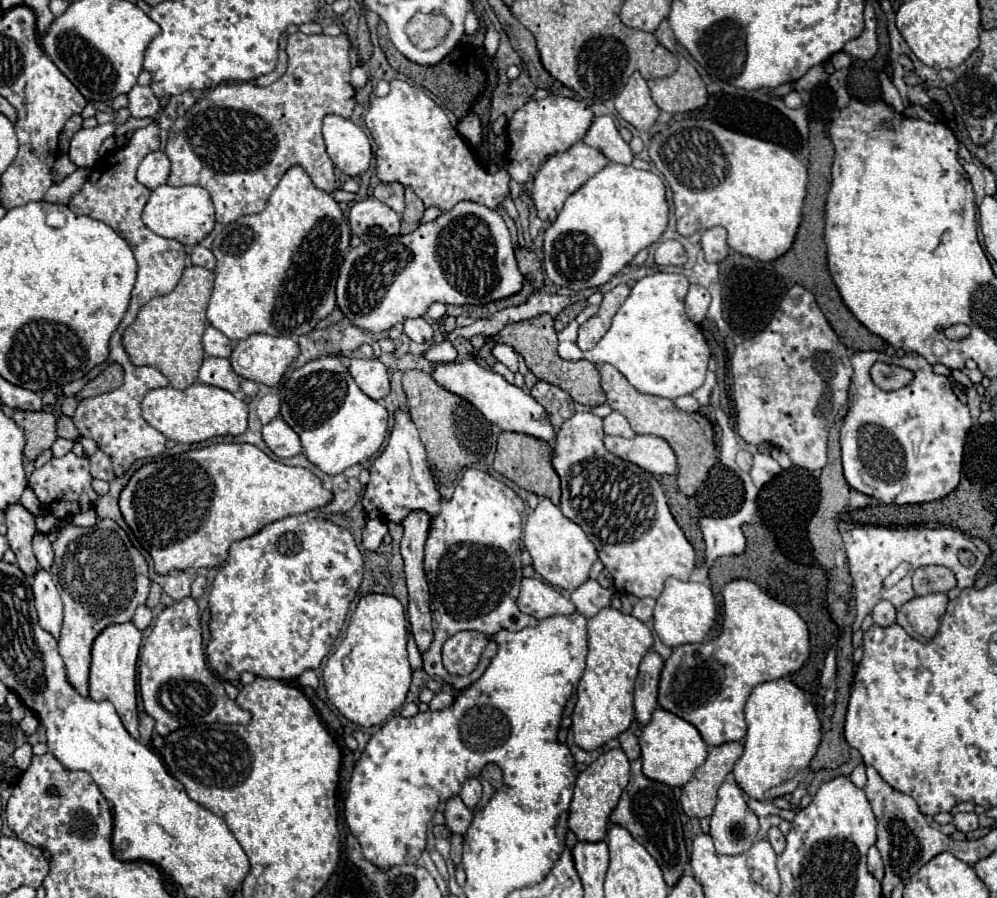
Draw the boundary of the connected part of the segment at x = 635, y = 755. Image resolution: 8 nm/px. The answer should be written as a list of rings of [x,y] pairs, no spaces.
[[[629,727],[625,733],[619,735],[619,741],[621,741],[621,749],[625,751],[625,755],[633,761],[633,759],[639,759],[641,757],[641,749],[639,749],[639,739],[635,735],[635,727]]]

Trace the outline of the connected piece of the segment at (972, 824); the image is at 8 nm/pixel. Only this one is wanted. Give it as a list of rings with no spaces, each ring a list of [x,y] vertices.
[[[955,813],[953,825],[963,833],[973,831],[973,829],[977,829],[977,815],[975,813]]]

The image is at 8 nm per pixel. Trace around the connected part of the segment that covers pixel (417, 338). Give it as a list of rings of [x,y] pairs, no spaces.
[[[417,317],[417,319],[407,319],[403,323],[403,331],[405,335],[415,341],[415,343],[423,343],[423,341],[431,341],[433,339],[433,327],[429,325],[427,319]]]

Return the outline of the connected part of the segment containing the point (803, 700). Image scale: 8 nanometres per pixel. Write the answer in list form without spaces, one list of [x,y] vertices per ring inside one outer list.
[[[775,679],[753,689],[745,705],[747,735],[745,753],[735,763],[733,775],[739,787],[753,799],[769,801],[779,795],[789,795],[799,785],[803,773],[809,769],[813,755],[821,741],[821,721],[815,707],[795,683]]]

